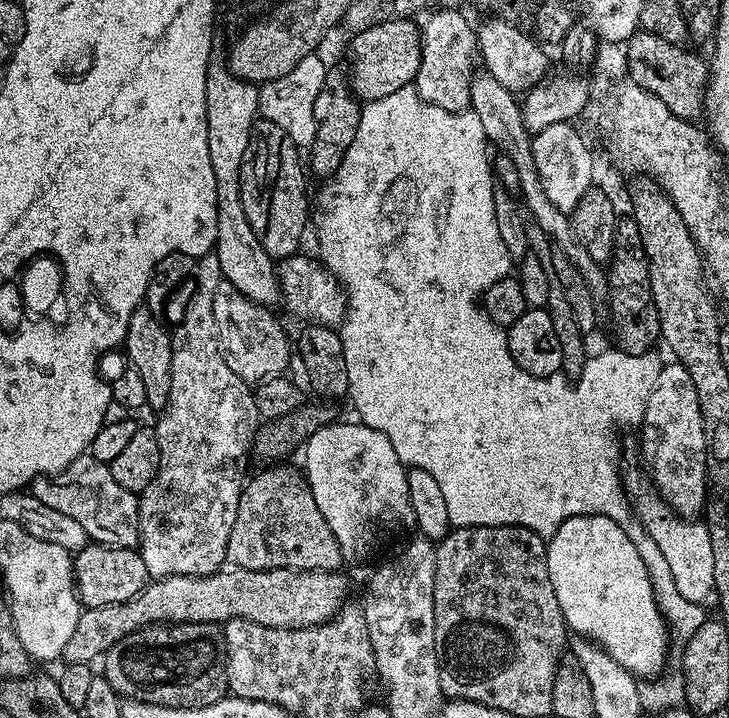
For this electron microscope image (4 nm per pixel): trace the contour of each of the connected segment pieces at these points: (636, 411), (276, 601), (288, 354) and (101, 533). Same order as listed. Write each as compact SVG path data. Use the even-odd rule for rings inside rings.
M415 87L403 88L394 94L386 94L386 98L370 100L363 105L358 134L354 134L354 142L350 142L346 158L342 158L342 164L338 166L335 177L325 179L321 183L324 185L321 186L320 193L314 196L314 228L316 224L319 259L348 293L348 309L344 322L338 329L346 358L347 399L352 400L357 414L360 415L357 417L363 423L390 438L394 454L398 454L405 466L426 470L426 474L430 474L430 478L438 482L438 490L442 490L448 522L452 528L513 524L550 538L558 530L558 526L562 526L562 522L575 516L605 516L618 522L626 538L630 538L638 554L642 554L642 562L646 562L646 574L650 574L654 602L664 615L671 639L677 642L686 641L706 619L705 605L686 602L686 598L682 598L662 550L658 550L654 538L644 533L644 527L636 519L630 497L624 490L620 452L616 449L616 427L635 429L644 423L650 392L560 392L560 384L546 384L546 376L526 374L526 370L522 370L522 366L514 362L510 354L507 331L489 318L478 303L485 290L494 286L494 282L505 279L511 273L508 271L511 268L513 271L514 268L511 251L502 242L502 234L498 234L498 218L494 218L494 177L488 152L490 153L490 145L478 114L470 110L442 110L423 100Z
M234 566L206 576L165 576L146 584L143 591L126 602L84 608L73 635L66 642L62 658L67 665L93 663L94 658L99 659L127 634L150 624L225 624L232 619L243 619L271 628L313 628L332 620L343 608L345 596L346 578L338 570L275 568L256 571Z
M221 279L218 290L214 290L214 322L216 336L220 339L220 352L226 358L226 366L238 374L249 386L261 380L280 376L294 360L294 344L284 333L284 328L271 316L263 304L255 304L238 292L229 280Z
M91 453L78 454L70 466L56 470L52 475L36 476L28 490L46 506L69 515L74 522L81 524L93 543L115 548L136 548L139 545L137 493L123 489L114 480L108 465L91 456Z

